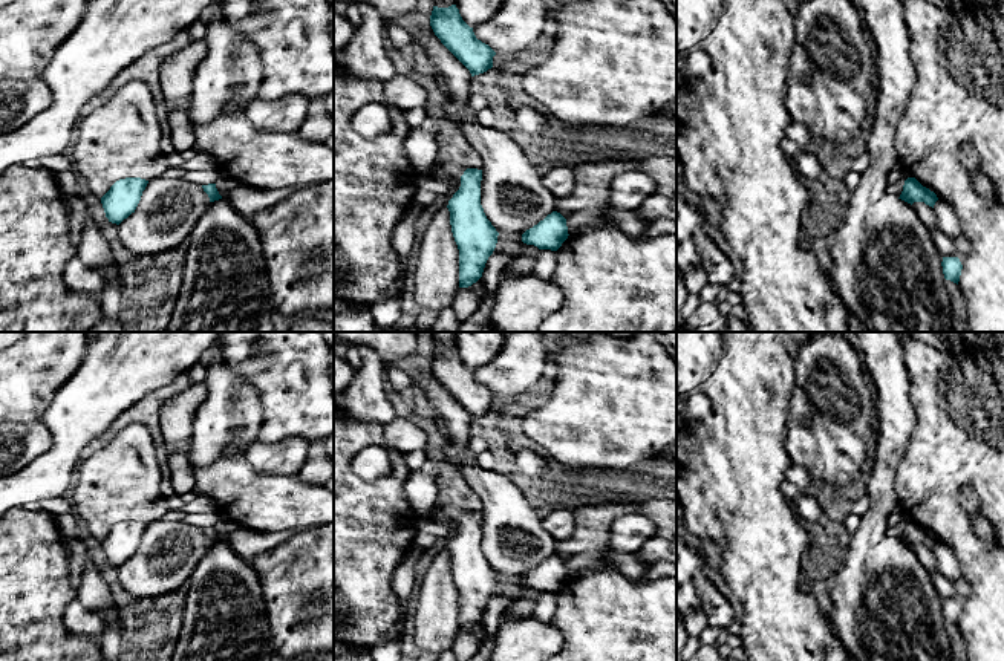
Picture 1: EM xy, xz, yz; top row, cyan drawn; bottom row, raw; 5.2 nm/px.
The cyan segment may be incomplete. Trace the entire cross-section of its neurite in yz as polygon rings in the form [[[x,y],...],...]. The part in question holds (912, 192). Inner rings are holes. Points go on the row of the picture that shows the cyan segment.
[[[908,177],[903,185],[903,191],[900,194],[901,200],[908,204],[914,202],[924,202],[926,205],[932,207],[938,200],[937,194],[929,188],[923,187],[915,177]]]

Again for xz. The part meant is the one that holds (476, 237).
[[[467,168],[461,187],[448,200],[450,225],[459,249],[459,288],[476,283],[493,254],[499,233],[481,205],[482,170]]]

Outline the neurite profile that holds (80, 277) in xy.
[[[75,257],[64,269],[64,283],[73,292],[98,295],[103,289],[103,277],[98,271]]]

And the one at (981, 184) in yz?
[[[970,170],[970,179],[980,196],[983,196],[989,202],[995,199],[993,187],[986,176],[983,176],[978,170]]]

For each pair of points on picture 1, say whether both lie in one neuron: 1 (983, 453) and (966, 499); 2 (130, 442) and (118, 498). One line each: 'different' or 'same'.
1: different
2: same

